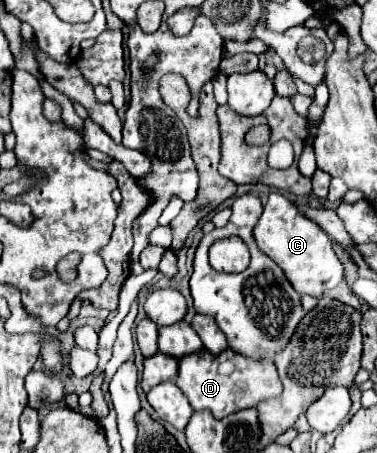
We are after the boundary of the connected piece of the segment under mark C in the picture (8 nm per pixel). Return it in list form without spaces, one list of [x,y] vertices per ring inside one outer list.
[[[270,193],[268,203],[264,205],[264,213],[254,227],[254,237],[258,249],[284,269],[284,275],[288,277],[292,287],[298,289],[300,295],[322,297],[326,291],[334,289],[344,277],[342,263],[334,253],[330,237],[314,221],[306,219],[294,207],[294,203],[280,193]]]

